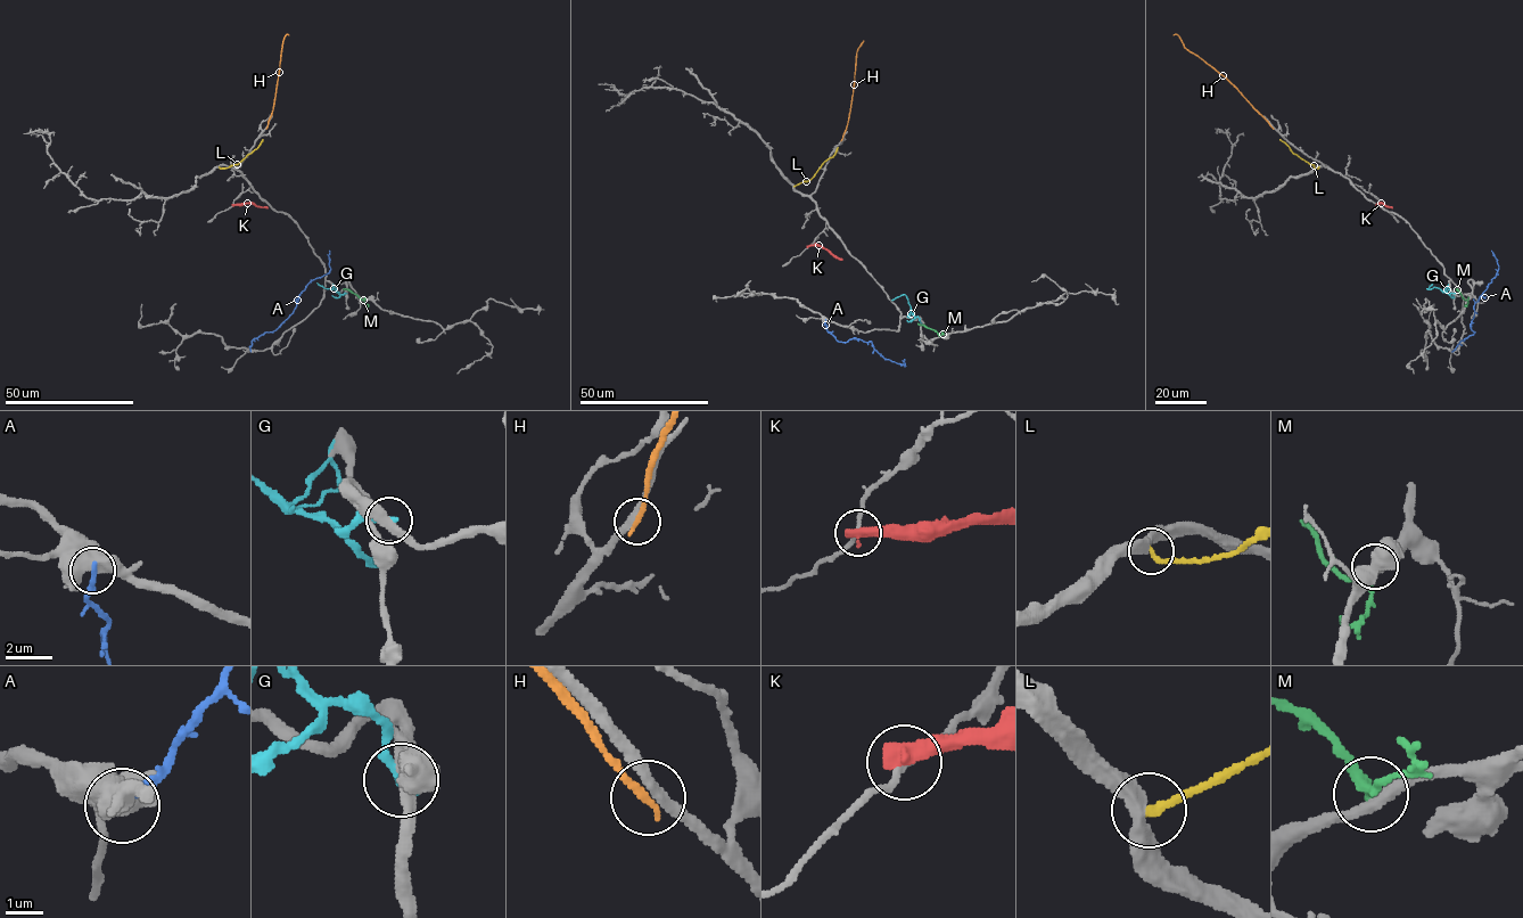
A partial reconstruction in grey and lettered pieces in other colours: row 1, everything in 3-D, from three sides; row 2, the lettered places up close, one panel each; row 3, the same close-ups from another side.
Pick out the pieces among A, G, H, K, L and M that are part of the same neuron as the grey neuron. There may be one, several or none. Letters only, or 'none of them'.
none of them

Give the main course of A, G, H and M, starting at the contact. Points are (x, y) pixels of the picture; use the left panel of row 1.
A: (250, 351), (252, 341), (272, 332), (285, 321), (311, 281), (329, 272), (329, 251)
G: (345, 293), (317, 283)
H: (266, 128), (273, 108), (282, 40), (288, 35)
M: (364, 298), (343, 289)

